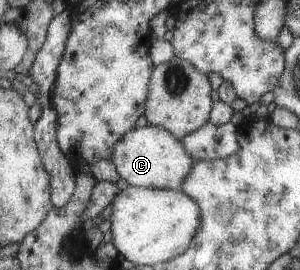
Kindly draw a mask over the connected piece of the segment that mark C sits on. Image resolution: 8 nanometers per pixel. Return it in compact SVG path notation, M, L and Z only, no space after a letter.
M147 123L141 128L129 130L112 148L111 162L120 178L134 187L150 189L171 189L179 191L184 178L192 170L194 161L185 152L181 140L177 140L168 130Z

